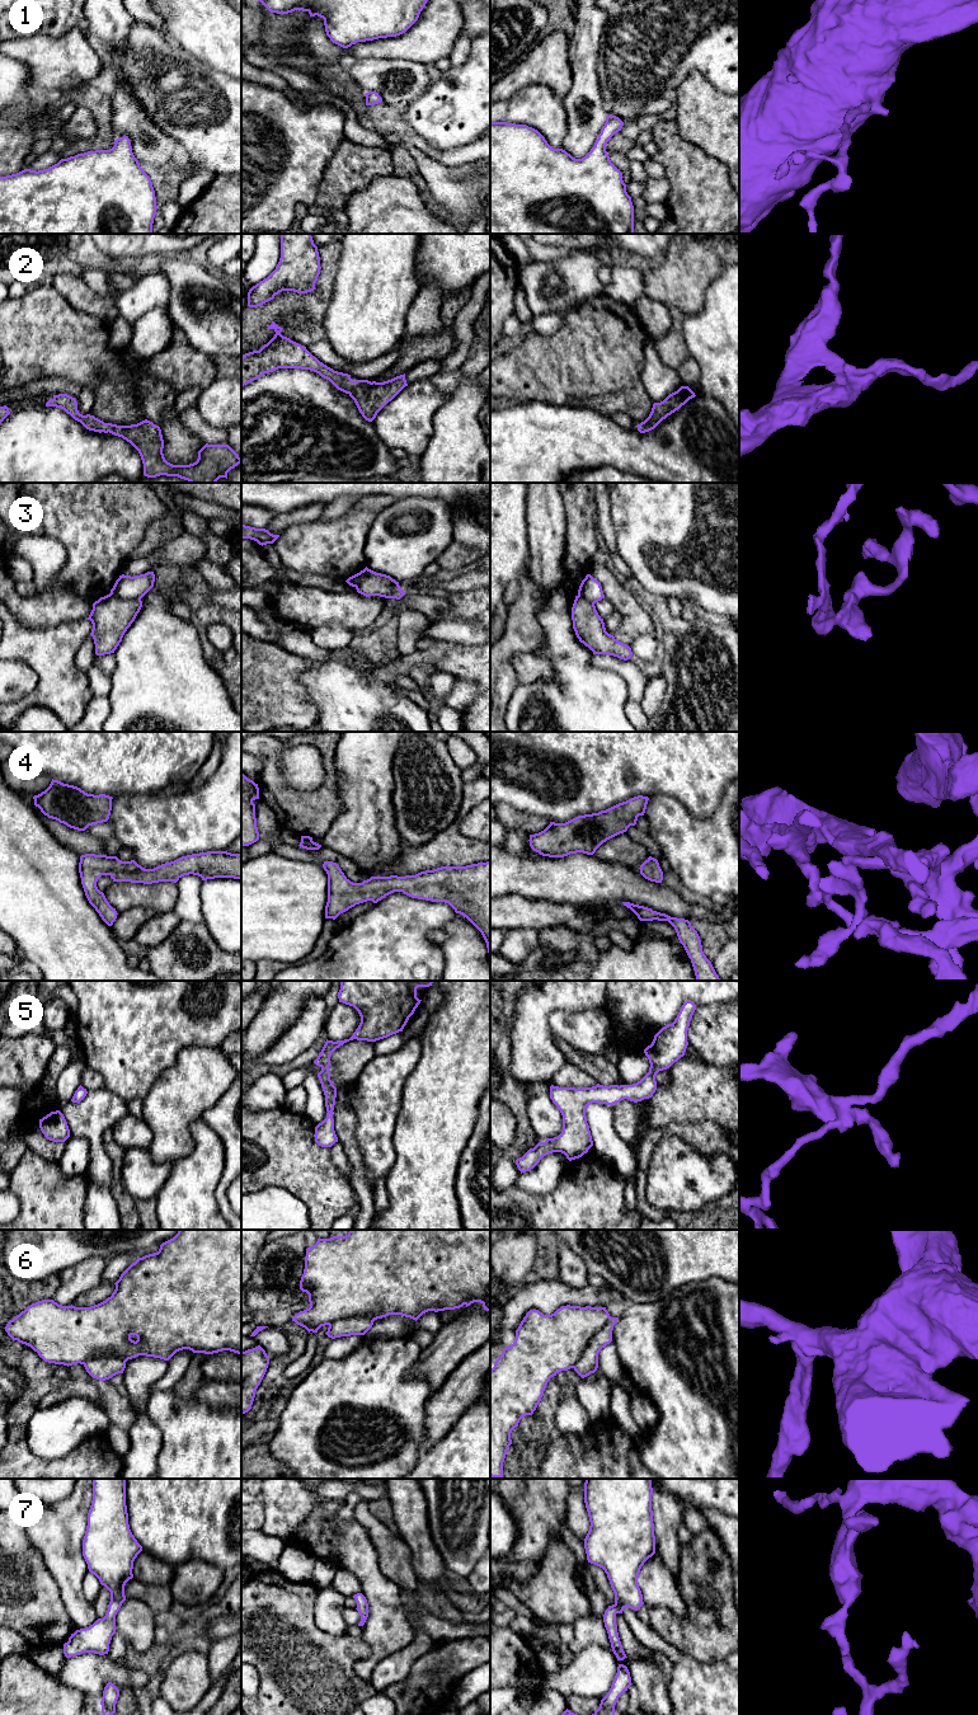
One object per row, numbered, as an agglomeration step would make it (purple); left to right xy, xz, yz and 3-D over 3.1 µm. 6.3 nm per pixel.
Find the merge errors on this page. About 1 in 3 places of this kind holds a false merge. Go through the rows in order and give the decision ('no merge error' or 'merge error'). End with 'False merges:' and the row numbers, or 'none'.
1: no merge error
2: no merge error
3: merge error
4: no merge error
5: no merge error
6: merge error
7: no merge error
False merges: 3, 6

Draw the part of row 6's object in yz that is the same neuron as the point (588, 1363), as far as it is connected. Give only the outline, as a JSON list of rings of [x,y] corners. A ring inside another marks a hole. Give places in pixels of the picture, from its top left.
[[[610,1317],[608,1322],[602,1329],[600,1329],[589,1340],[580,1359],[574,1366],[574,1371],[582,1378],[597,1371],[598,1353],[601,1352],[602,1348],[605,1348],[607,1344],[612,1342],[612,1330],[617,1320],[619,1317]]]

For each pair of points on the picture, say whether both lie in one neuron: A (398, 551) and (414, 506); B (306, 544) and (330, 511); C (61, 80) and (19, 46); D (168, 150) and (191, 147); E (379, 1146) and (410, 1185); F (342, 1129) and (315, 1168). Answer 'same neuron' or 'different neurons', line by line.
A: same neuron
B: different neurons
C: same neuron
D: different neurons
E: different neurons
F: different neurons

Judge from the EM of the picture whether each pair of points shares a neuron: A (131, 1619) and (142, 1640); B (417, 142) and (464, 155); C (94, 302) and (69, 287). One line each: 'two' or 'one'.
A: one
B: one
C: one

